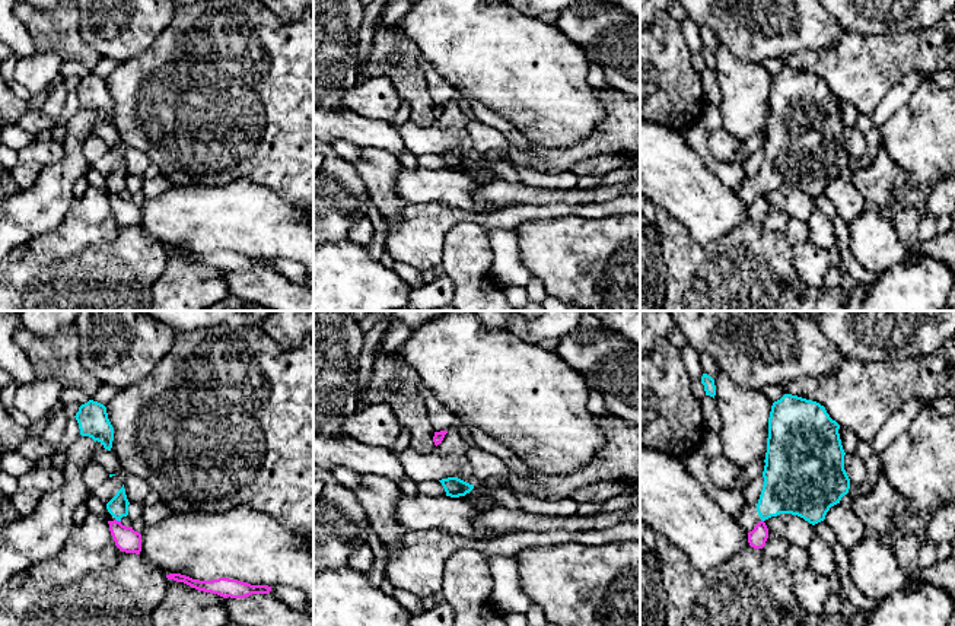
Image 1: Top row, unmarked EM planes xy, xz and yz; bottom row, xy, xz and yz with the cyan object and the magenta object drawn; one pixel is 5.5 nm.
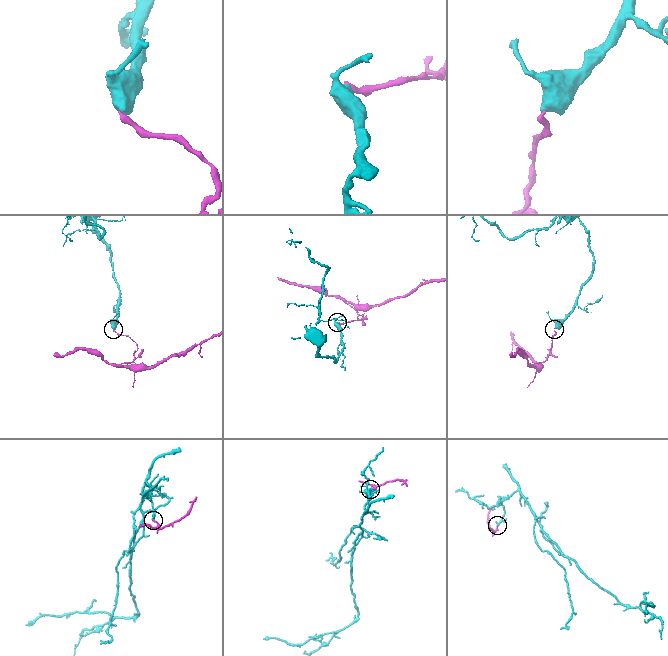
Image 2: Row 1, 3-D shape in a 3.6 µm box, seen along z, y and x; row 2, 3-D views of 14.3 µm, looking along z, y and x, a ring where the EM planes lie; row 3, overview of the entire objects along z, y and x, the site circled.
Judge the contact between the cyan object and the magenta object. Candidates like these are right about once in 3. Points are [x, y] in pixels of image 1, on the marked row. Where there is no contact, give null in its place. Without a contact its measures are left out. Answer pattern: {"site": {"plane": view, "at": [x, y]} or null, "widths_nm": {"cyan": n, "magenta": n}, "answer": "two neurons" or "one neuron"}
{"site": {"plane": "xy", "at": [118, 520]}, "widths_nm": {"cyan": 110, "magenta": 130}, "answer": "two neurons"}

